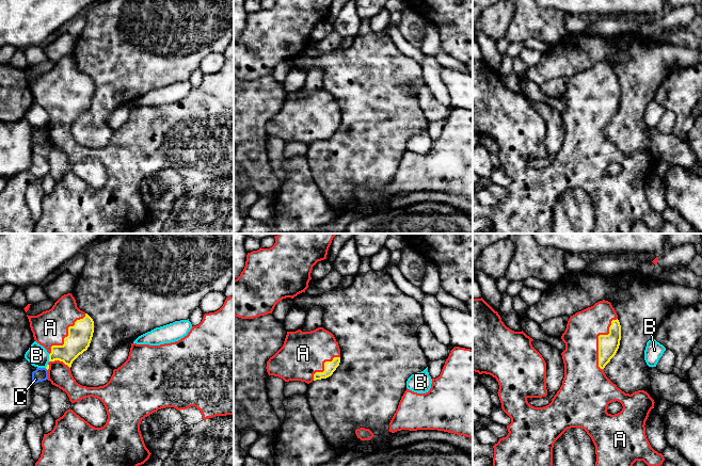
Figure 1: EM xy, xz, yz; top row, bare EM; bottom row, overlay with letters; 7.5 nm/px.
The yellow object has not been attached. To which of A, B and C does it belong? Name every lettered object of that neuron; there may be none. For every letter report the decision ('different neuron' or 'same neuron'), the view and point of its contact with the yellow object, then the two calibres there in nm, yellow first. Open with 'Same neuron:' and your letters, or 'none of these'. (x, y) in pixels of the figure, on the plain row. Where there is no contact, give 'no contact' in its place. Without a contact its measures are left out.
Same neuron: A
A: same neuron; meets yellow in yz at (599, 100); 160 nm thick on the yellow side, 280 nm on the other
B: different neuron; meets yellow in xy at (49, 118); 170 nm thick on the yellow side, 160 nm on the other
C: different neuron; no contact

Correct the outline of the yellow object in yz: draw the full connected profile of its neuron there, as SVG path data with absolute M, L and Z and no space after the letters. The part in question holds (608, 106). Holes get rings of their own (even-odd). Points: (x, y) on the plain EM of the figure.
M482 59L473 60L473 132L490 135L496 140L501 170L511 179L511 184L507 187L508 196L499 199L493 207L493 234L554 234L554 205L571 189L581 189L591 198L596 215L593 234L629 234L636 222L643 222L652 228L660 227L665 219L651 208L644 188L651 171L654 170L654 161L644 151L625 155L604 133L605 127L616 116L621 101L621 86L611 64L603 61L571 77L561 100L565 105L565 111L561 114L564 125L562 146L548 166L535 168L527 160L546 158L547 150L546 124L532 108L533 100L523 92L514 93L507 89L498 74ZM613 162L620 163L623 170L620 174L611 176L607 174L607 167Z

